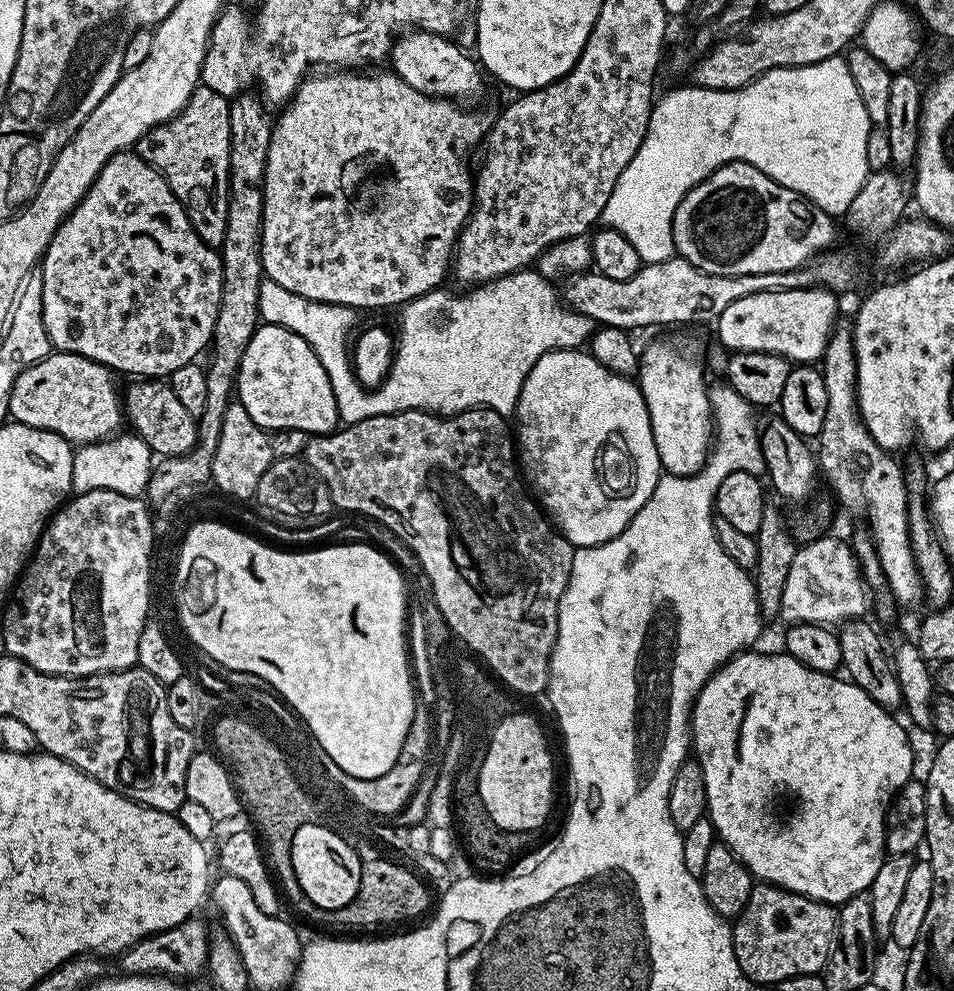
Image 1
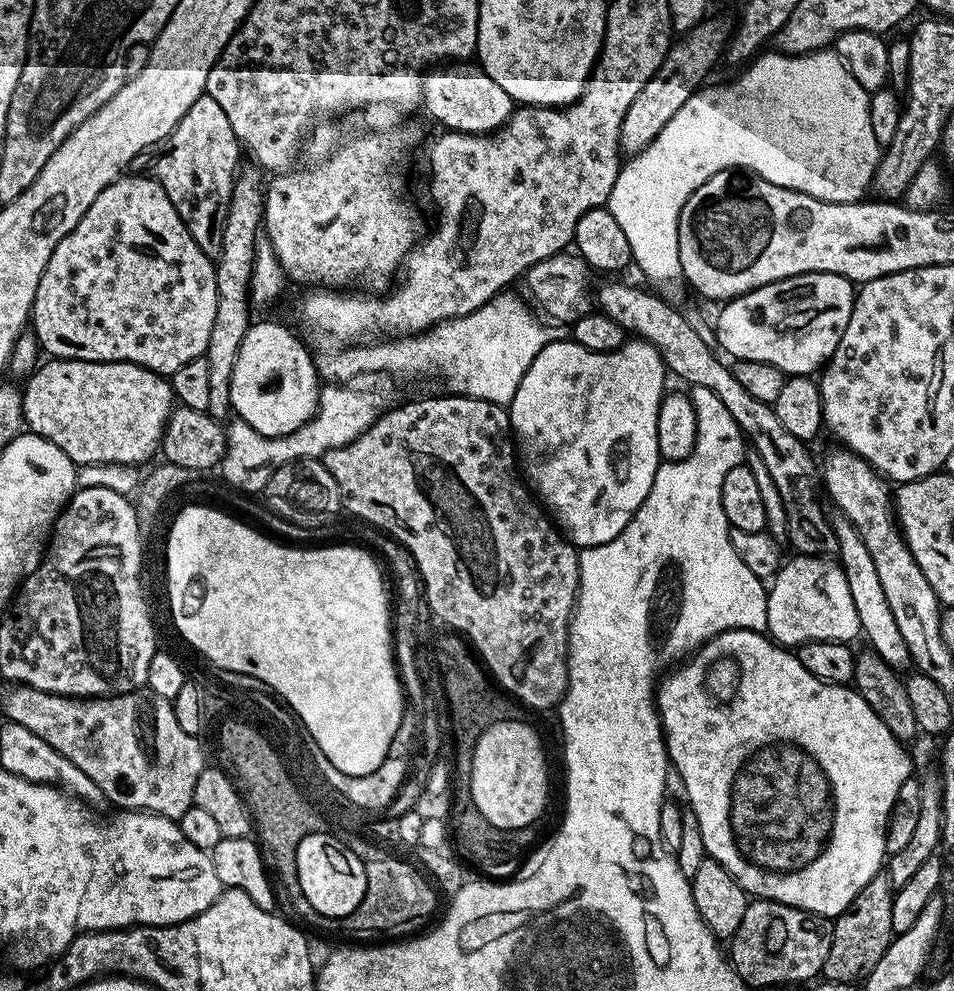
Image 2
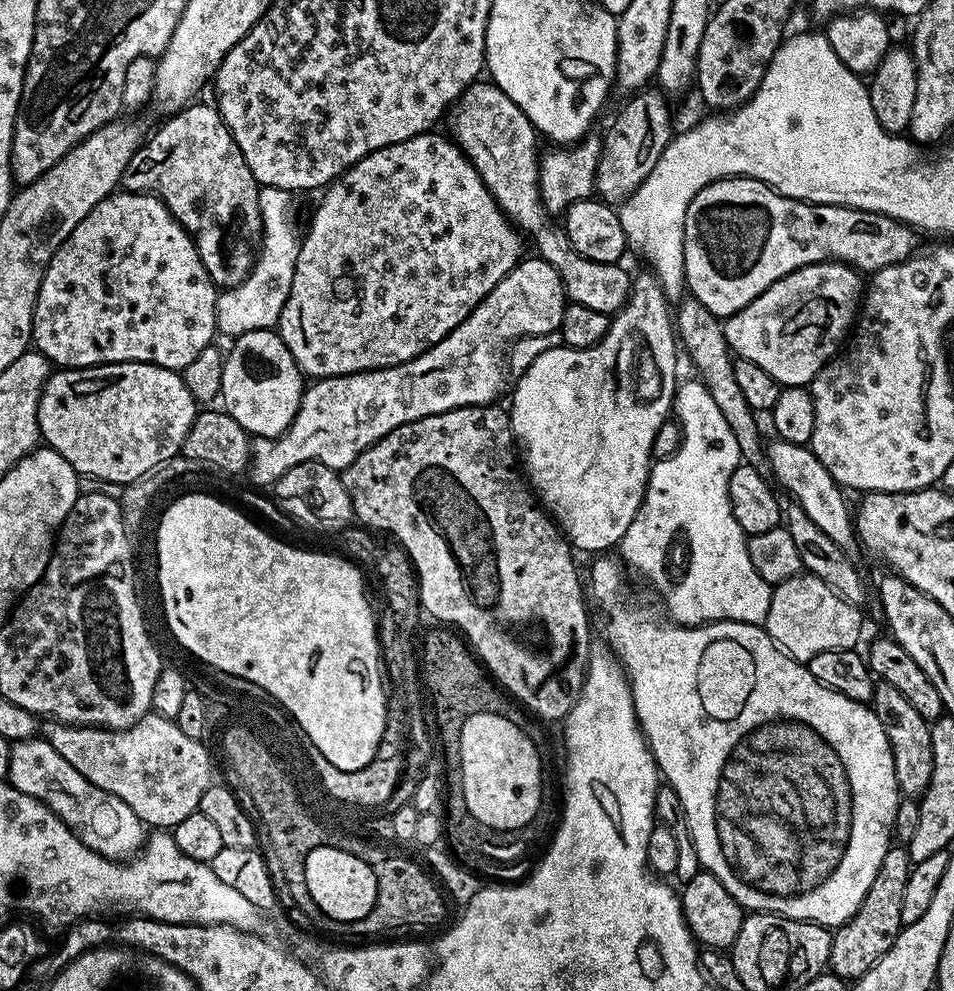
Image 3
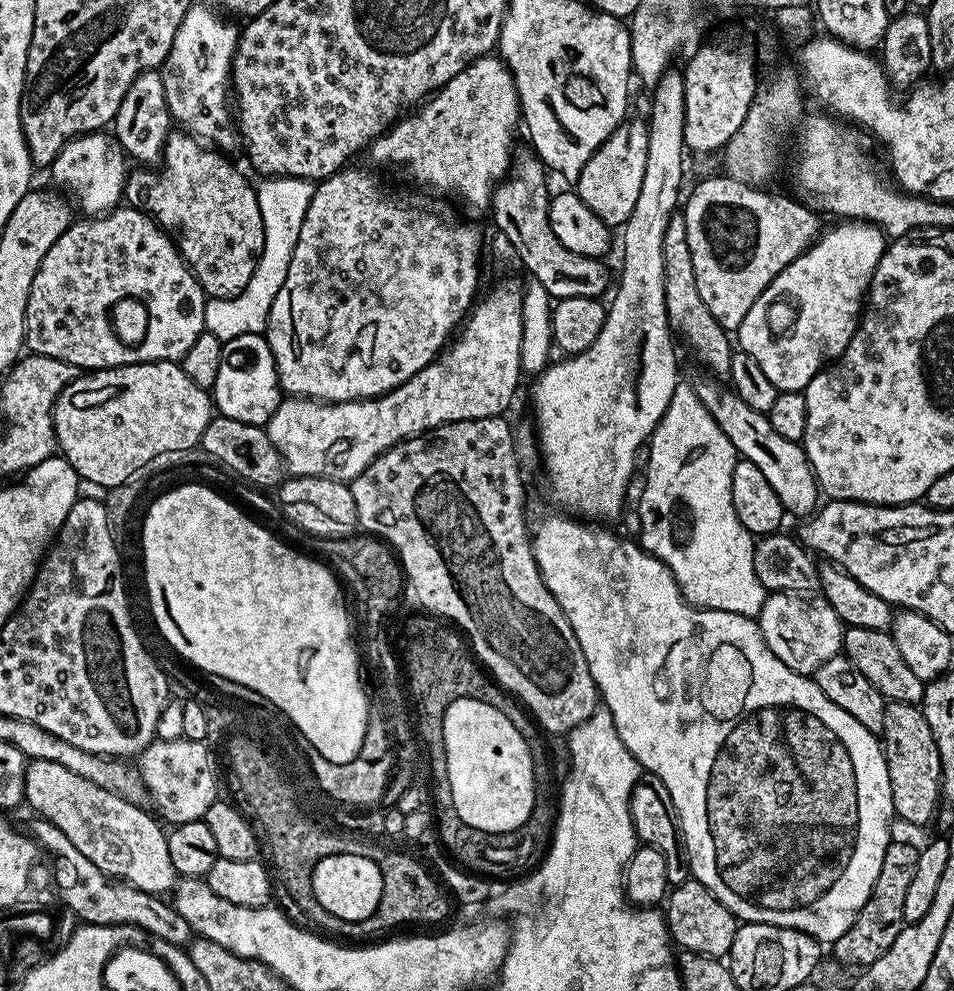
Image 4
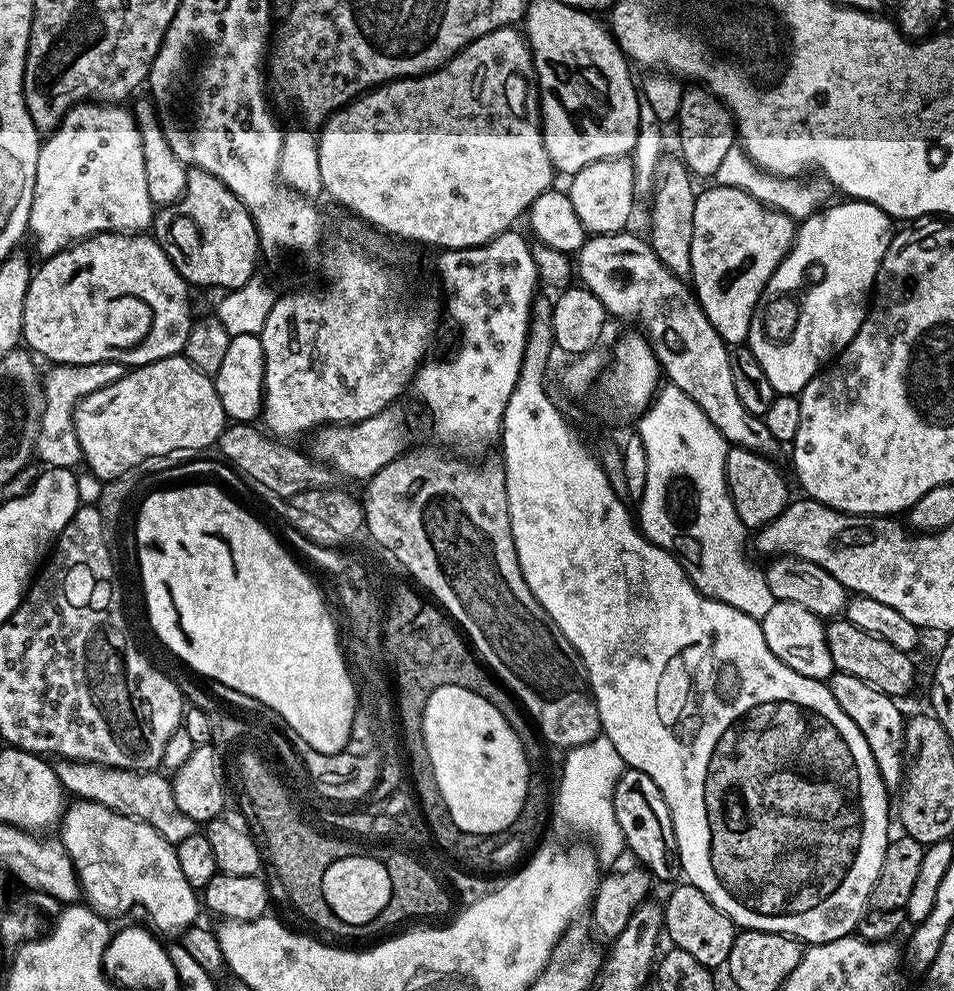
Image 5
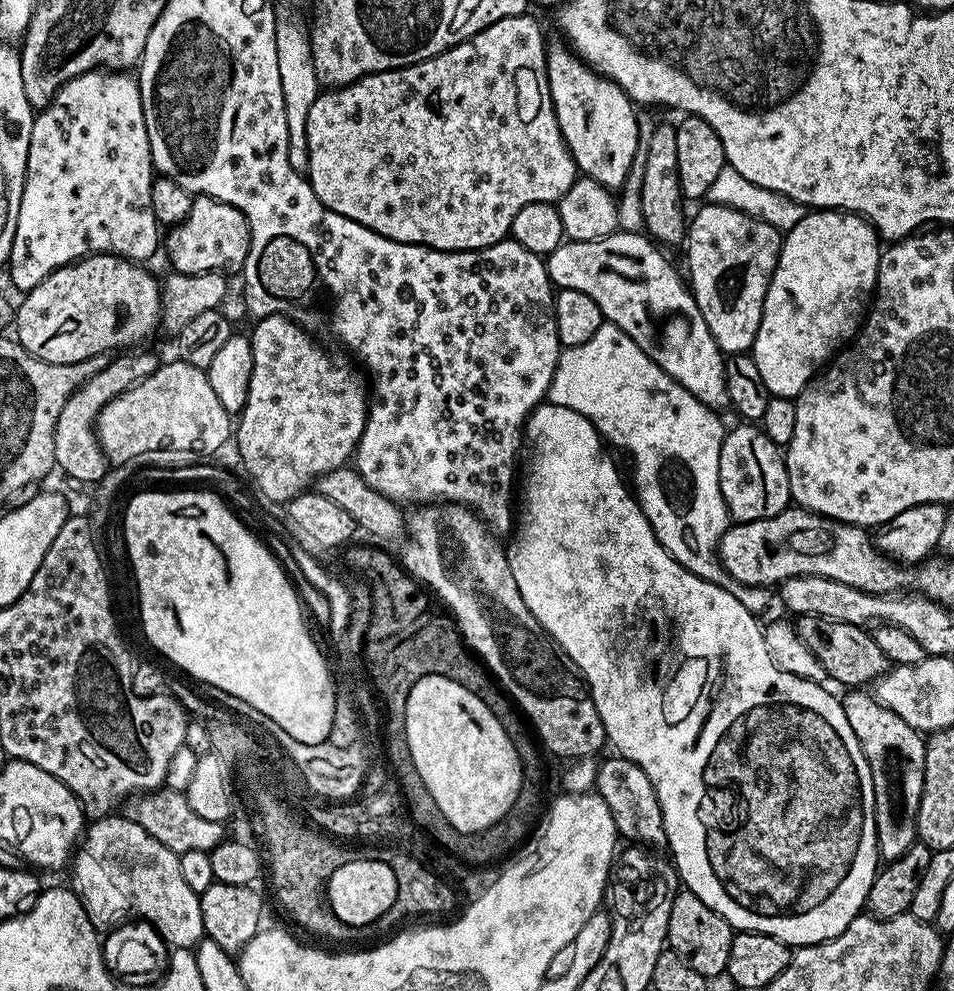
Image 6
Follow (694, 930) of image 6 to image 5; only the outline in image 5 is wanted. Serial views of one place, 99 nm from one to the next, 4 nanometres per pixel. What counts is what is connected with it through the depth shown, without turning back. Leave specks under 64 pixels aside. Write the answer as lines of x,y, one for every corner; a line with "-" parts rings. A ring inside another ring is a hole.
680,882
668,896
668,901
663,901
662,911
664,913
663,931
672,939
671,943
677,948
686,950
687,953
700,962
702,966
718,970
723,969
728,963
728,955
736,941
738,931
732,920
702,894
693,884

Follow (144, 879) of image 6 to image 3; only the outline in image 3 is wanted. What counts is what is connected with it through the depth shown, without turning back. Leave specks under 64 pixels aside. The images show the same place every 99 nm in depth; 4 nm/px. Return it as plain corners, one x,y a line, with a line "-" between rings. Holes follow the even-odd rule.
43,738
17,740
10,747
10,766
8,767
7,783
14,785
22,794
30,794
38,802
45,804
77,838
90,850
102,854
111,860
127,860
136,855
144,846
146,826
114,794
104,792
91,784
50,742

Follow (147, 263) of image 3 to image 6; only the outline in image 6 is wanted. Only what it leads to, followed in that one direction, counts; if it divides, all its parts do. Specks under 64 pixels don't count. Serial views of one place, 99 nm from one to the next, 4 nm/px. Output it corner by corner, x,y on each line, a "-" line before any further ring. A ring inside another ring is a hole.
85,256
75,264
56,268
34,290
23,293
24,300
14,312
15,339
30,354
55,364
82,362
91,356
102,356
113,350
128,350
140,346
147,336
161,327
162,284
147,272
143,263
122,256

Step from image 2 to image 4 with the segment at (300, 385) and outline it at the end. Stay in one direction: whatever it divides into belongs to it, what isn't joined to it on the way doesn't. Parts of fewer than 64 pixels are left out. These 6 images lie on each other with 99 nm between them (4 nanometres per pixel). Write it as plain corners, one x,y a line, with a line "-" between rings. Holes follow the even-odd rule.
261,333
238,334
238,338
224,341
222,366
218,366
218,378
214,389
214,408
226,418
238,418
238,422
267,425
268,419
278,410
282,389
274,354
267,339

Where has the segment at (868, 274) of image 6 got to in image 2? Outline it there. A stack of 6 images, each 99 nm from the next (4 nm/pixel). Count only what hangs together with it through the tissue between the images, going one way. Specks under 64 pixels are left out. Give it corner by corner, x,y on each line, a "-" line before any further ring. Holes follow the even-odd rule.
829,272
791,276
727,301
721,307
724,309
716,316
715,343
718,348
720,343
719,351
729,352
734,358
733,361
762,362
774,366
779,372
788,376
812,376
819,373
834,354
842,338
842,330
846,330
846,322
850,322
855,301
853,281
844,276

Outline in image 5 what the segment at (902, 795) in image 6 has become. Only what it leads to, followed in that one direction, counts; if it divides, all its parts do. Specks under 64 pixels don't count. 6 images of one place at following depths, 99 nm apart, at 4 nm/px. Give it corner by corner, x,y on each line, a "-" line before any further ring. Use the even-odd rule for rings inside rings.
833,671
831,678
826,682
830,694
834,694
834,702
842,706
846,718
862,730
862,738
866,738
866,746
870,746
870,754
874,754
874,762
878,766
878,774
882,778
884,787
896,790
904,782
904,721
905,713
900,713
900,708
893,697
882,694
882,690
874,690
862,678
854,674

